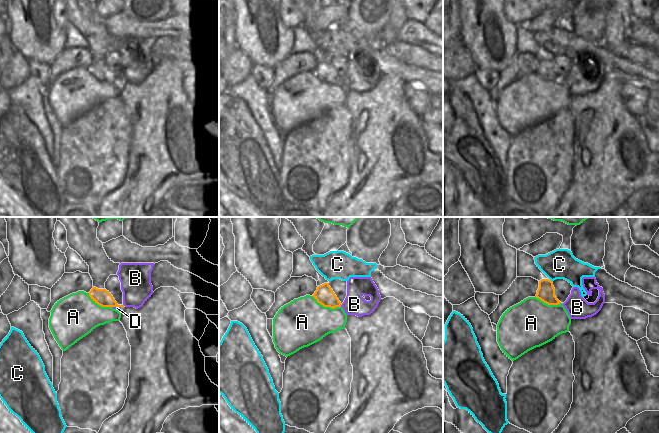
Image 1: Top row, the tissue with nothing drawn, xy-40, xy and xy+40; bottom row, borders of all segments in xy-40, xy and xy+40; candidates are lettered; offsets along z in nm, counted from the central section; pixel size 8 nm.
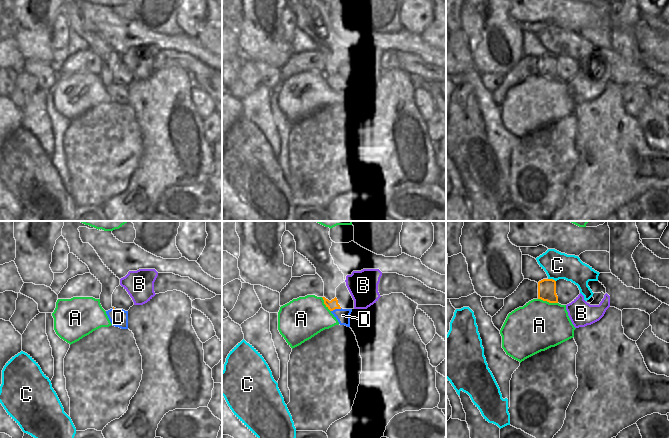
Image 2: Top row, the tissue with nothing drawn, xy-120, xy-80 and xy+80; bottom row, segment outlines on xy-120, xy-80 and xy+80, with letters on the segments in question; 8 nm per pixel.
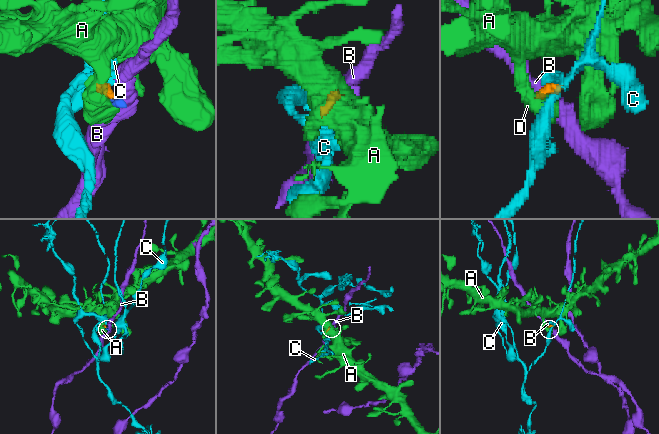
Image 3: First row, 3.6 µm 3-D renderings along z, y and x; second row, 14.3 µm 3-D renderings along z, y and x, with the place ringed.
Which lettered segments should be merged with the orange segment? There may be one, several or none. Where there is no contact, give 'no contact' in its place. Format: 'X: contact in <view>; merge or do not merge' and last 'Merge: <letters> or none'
A: contact in xy; do not merge
B: contact in xy; do not merge
C: contact in xy+40; do not merge
D: contact in xy-40; merge
Merge: D

